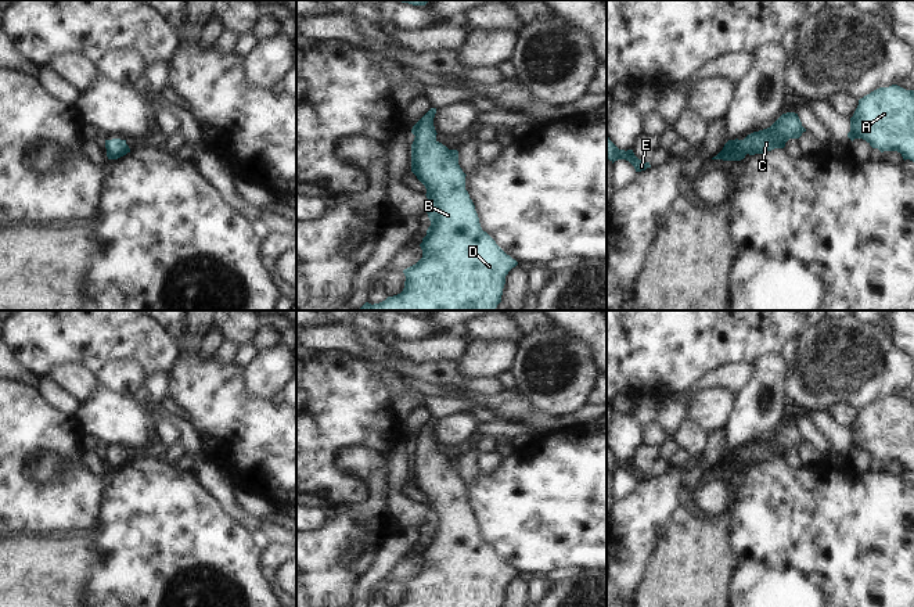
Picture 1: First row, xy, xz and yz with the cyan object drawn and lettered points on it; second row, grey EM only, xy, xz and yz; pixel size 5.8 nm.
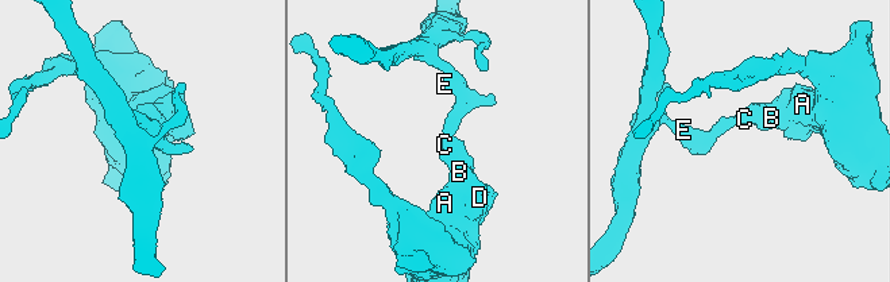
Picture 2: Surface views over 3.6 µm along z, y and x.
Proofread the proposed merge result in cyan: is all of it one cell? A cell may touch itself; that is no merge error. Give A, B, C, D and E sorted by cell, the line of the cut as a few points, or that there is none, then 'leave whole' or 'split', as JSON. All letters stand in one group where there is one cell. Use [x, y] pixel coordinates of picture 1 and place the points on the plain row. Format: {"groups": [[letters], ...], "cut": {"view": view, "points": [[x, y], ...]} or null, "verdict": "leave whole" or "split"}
{"groups": [["A", "B", "C", "D", "E"]], "cut": null, "verdict": "leave whole"}

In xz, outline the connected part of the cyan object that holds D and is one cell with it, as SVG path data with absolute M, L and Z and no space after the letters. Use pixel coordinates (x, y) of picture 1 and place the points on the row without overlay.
M431 419L411 439L415 446L411 455L411 482L427 499L429 513L428 528L431 536L420 554L422 568L413 577L403 581L406 586L404 599L393 607L501 607L505 586L518 575L507 565L496 552L482 540L475 516L465 500L465 484L458 475L458 461L449 460L436 450L433 428L436 419Z

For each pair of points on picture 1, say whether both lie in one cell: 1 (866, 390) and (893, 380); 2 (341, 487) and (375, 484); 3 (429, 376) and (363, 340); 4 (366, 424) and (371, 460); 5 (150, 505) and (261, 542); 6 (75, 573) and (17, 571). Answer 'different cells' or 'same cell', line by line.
1: same cell
2: different cells
3: different cells
4: different cells
5: different cells
6: same cell

